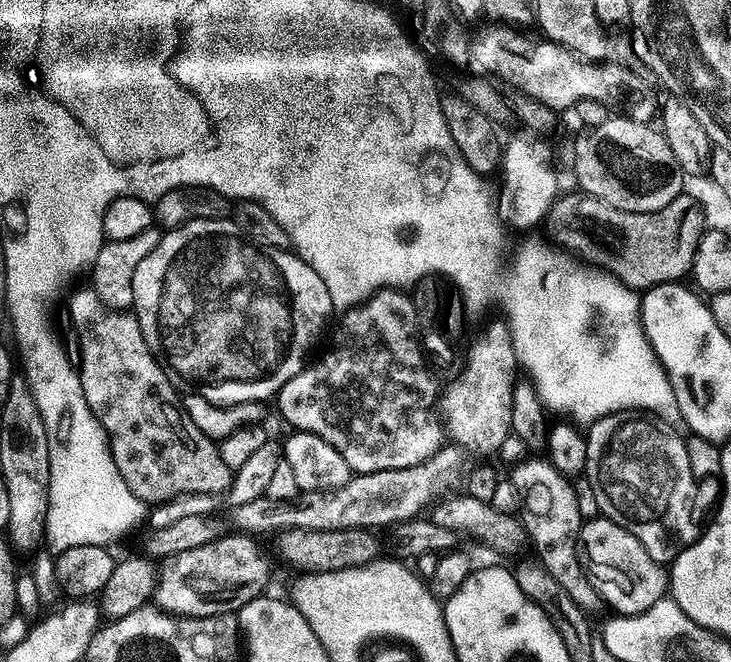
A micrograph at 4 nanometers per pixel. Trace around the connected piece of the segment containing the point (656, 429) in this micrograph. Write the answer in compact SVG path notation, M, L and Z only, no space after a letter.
M615 412L598 418L586 428L584 472L590 482L590 490L594 490L594 498L598 498L600 515L630 530L630 534L646 546L646 554L665 566L671 565L679 552L698 539L698 518L692 512L698 481L690 470L690 458L686 455L684 441L685 437L679 436L668 422L648 414Z

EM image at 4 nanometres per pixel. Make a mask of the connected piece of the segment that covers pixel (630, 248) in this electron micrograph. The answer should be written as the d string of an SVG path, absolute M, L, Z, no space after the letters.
M574 192L566 196L561 195L550 207L544 220L550 233L554 234L555 243L564 248L567 244L572 244L573 250L576 244L584 248L583 259L587 263L592 263L600 267L604 260L612 260L612 275L633 290L647 290L654 284L677 283L685 279L692 271L694 254L697 252L698 242L701 234L705 232L703 210L692 196L680 193L678 198L674 198L669 206L664 206L662 210L654 212L634 212L618 210L617 207L610 206L589 196L588 193Z

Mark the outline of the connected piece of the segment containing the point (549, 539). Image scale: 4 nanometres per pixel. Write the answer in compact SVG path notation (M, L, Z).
M527 458L521 461L511 469L510 479L514 487L520 491L522 523L528 532L529 541L533 545L536 543L535 559L540 567L566 590L584 613L593 614L599 608L603 609L604 599L598 594L598 590L594 590L590 578L586 578L576 553L576 539L580 533L582 517L578 510L578 498L573 481L561 474L547 458Z

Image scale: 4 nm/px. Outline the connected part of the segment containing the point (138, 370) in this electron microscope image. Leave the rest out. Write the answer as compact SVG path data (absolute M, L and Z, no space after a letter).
M91 290L75 292L71 293L73 296L68 304L68 312L72 315L72 324L80 339L78 371L82 390L86 394L90 410L108 433L108 445L112 451L114 466L118 466L118 474L122 474L122 482L126 482L132 493L149 506L163 504L175 496L206 494L219 497L227 493L232 484L234 469L222 462L217 441L202 434L202 430L198 430L198 426L190 422L181 407L181 393L162 370L150 346L146 346L135 315L104 307Z

